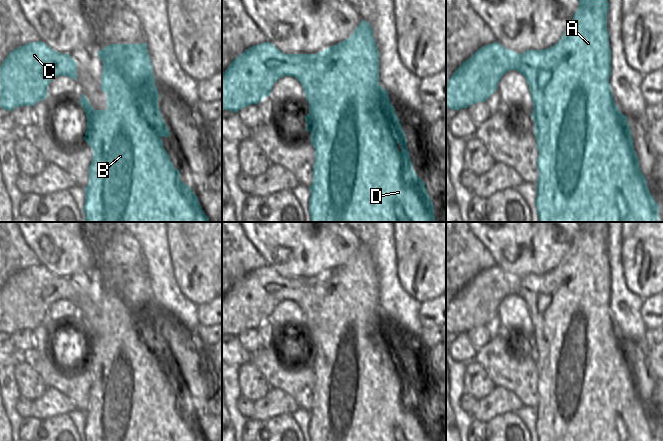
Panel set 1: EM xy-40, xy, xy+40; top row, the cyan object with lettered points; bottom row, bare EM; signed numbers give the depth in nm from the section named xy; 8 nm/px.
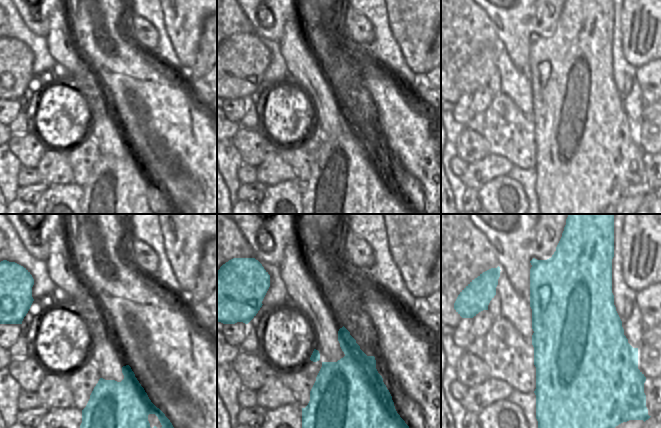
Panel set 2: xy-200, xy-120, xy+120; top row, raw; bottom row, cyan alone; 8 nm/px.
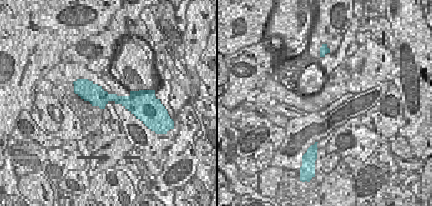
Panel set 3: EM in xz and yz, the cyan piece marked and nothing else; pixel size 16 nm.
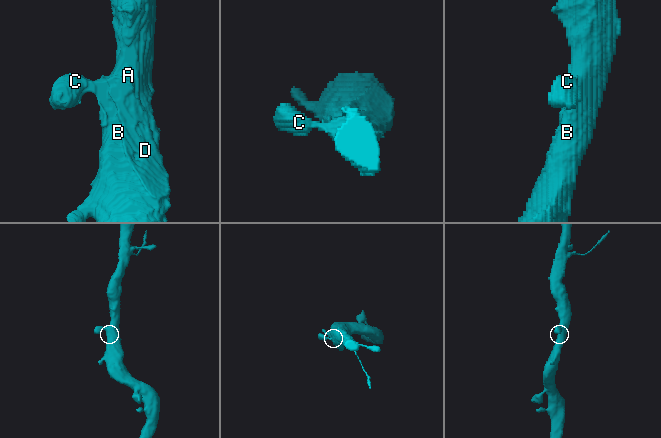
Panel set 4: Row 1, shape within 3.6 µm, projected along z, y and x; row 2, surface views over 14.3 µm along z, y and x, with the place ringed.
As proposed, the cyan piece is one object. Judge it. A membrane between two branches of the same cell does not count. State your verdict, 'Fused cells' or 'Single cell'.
Single cell

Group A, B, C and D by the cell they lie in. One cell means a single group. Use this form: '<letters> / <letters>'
A B C D

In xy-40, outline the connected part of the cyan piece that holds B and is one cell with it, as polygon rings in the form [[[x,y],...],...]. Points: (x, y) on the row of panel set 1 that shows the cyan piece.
[[[147,43],[144,44],[112,44],[97,52],[102,63],[103,73],[101,75],[101,91],[107,93],[107,109],[94,110],[85,95],[81,93],[80,105],[84,108],[87,119],[87,130],[84,140],[93,151],[93,159],[89,167],[89,183],[85,188],[85,222],[211,222],[202,210],[197,196],[192,189],[180,179],[180,172],[177,170],[167,151],[163,147],[162,136],[169,137],[169,130],[160,114],[158,100],[159,94],[155,86],[155,77],[151,59],[147,51]]]

